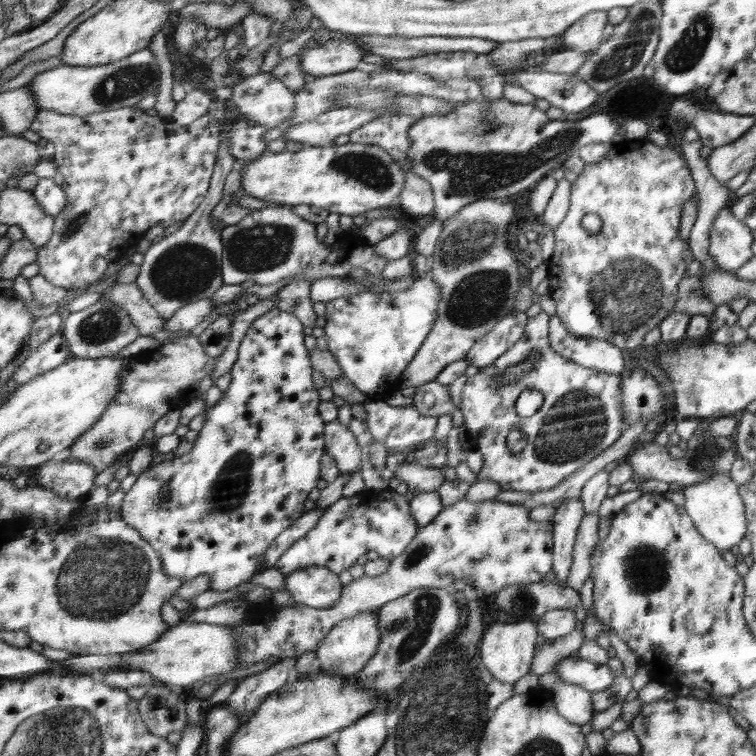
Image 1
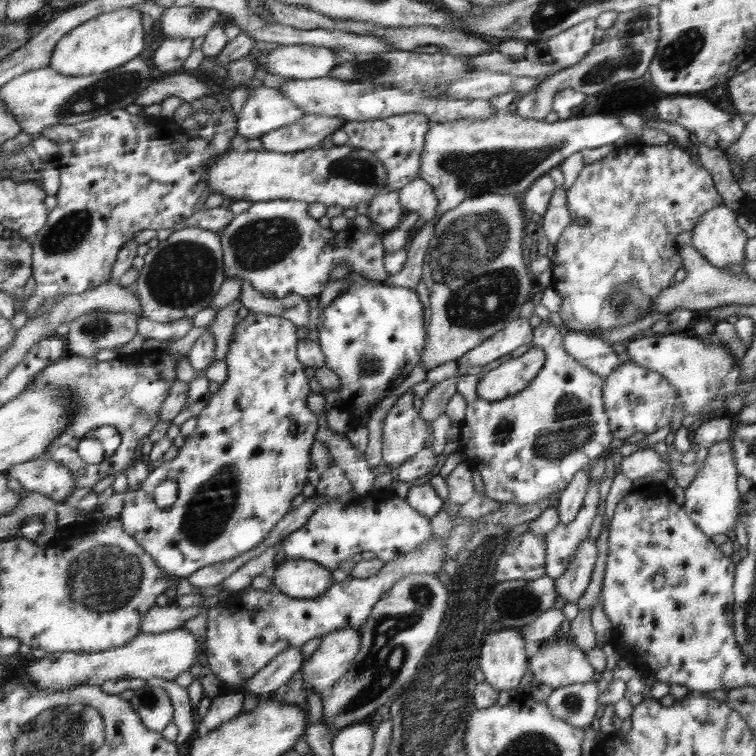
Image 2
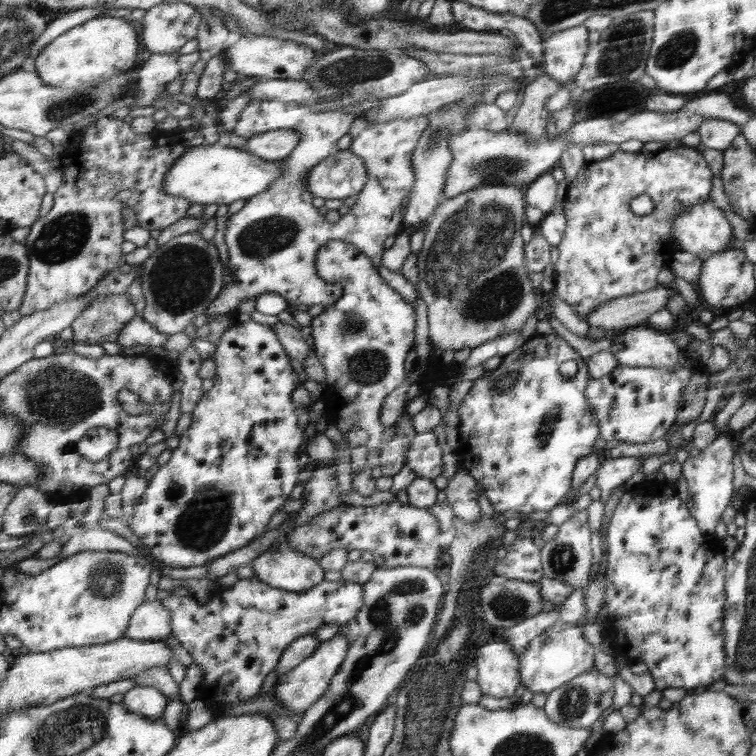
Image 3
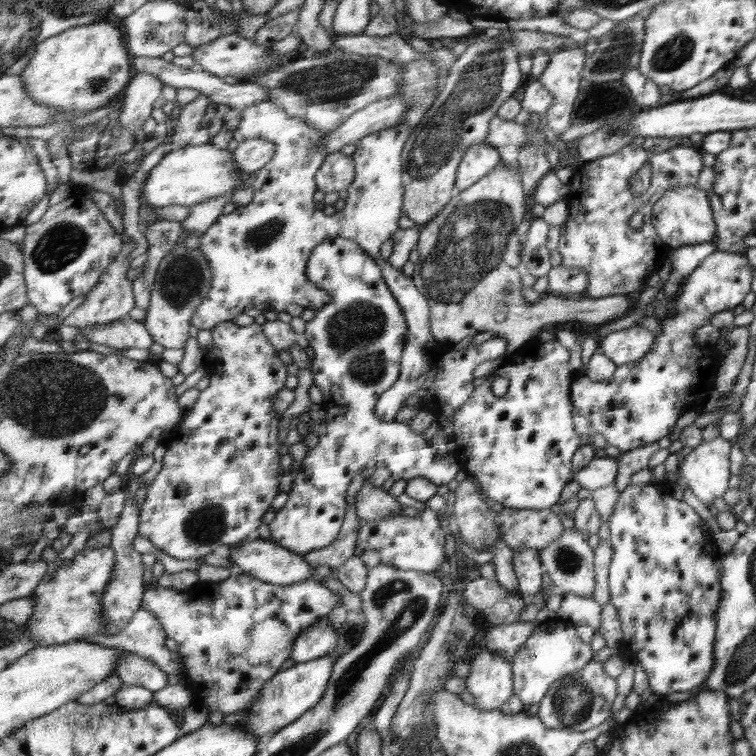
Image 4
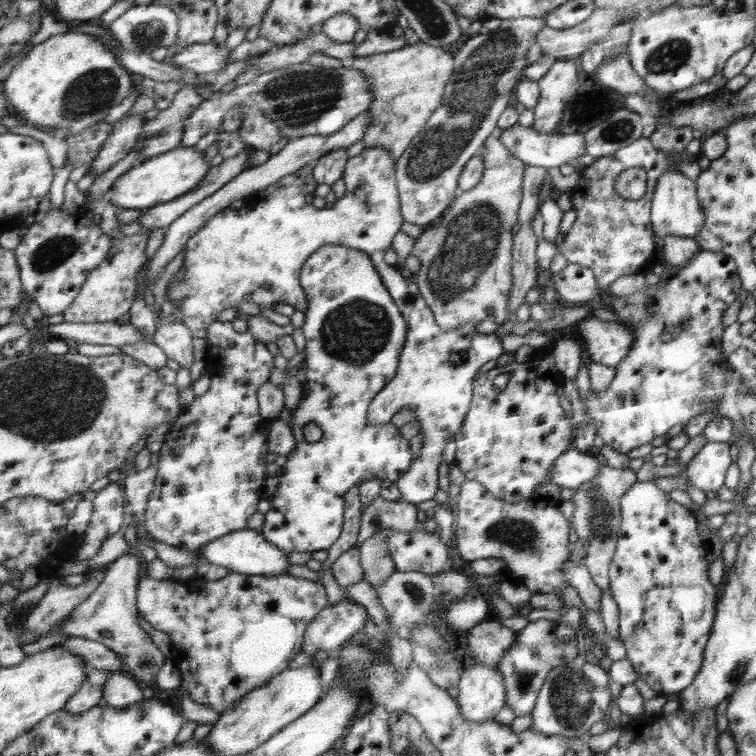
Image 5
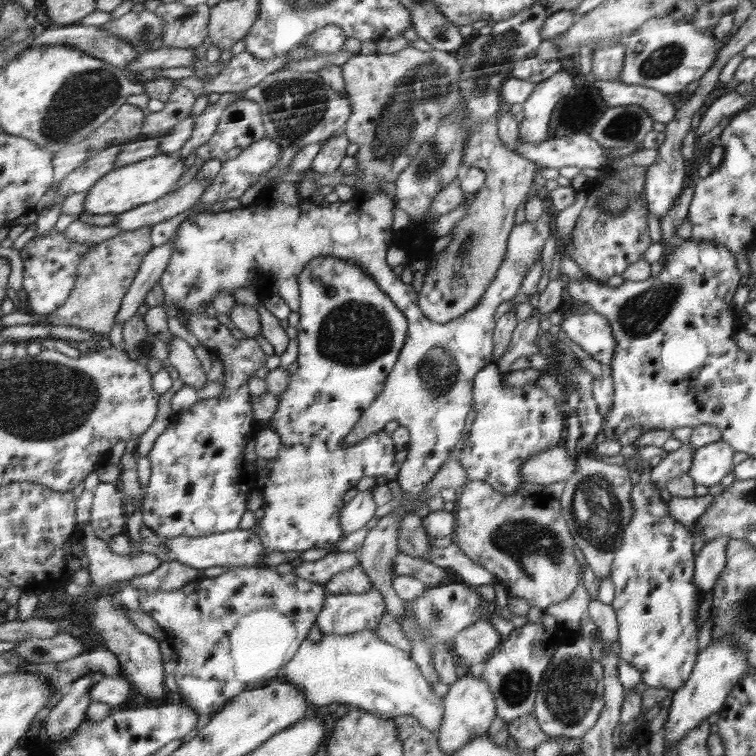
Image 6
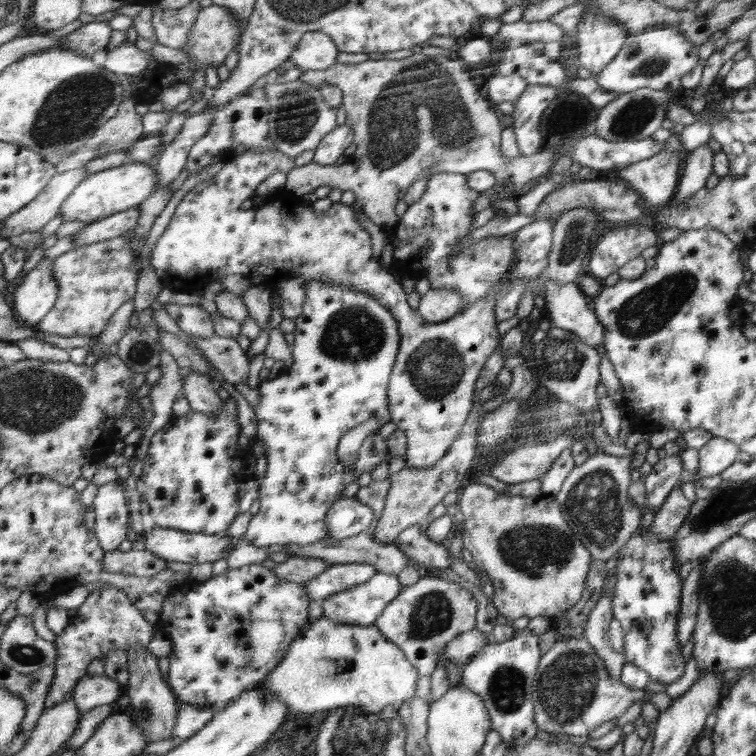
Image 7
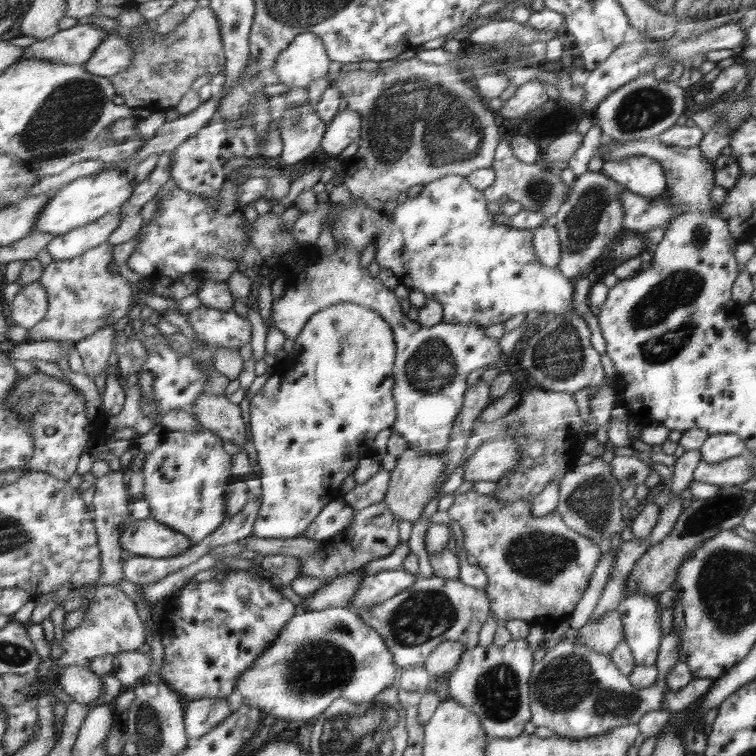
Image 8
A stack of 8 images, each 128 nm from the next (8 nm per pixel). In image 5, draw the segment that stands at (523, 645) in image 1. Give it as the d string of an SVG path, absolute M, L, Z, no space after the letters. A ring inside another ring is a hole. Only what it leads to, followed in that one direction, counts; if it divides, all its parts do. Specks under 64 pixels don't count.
M477 662L465 669L460 678L456 703L466 721L483 723L494 719L506 705L504 675L496 666Z

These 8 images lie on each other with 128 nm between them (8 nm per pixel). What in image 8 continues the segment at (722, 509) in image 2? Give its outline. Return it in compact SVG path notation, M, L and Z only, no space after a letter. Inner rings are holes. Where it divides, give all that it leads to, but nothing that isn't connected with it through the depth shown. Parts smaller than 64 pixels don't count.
M738 434L710 435L699 448L701 458L708 464L718 464L742 455L745 442Z

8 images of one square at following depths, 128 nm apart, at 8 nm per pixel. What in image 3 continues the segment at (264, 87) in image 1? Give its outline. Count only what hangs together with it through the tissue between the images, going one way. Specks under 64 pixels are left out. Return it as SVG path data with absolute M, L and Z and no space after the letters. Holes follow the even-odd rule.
M252 99L240 113L240 118L233 130L236 136L252 138L257 133L290 127L300 133L300 138L298 138L296 148L286 158L282 159L282 176L278 180L274 180L274 184L270 188L266 188L264 192L248 199L242 209L234 213L226 221L224 240L226 246L228 246L228 264L230 264L235 275L234 280L223 287L220 295L206 310L211 316L210 321L226 314L232 315L234 313L236 315L238 313L238 304L242 300L249 300L249 298L256 298L267 293L281 295L289 304L304 304L308 307L322 305L325 308L331 306L336 300L340 299L344 289L341 284L326 283L321 278L319 279L316 262L318 250L321 250L321 247L325 246L326 242L334 240L348 241L354 244L362 254L366 254L372 260L377 274L385 280L388 286L394 288L396 292L403 296L403 299L406 299L415 308L418 291L405 280L405 276L399 271L387 270L382 263L382 257L384 256L384 240L394 235L394 232L402 224L402 200L406 198L414 182L412 150L416 148L416 144L418 144L418 140L420 140L420 136L422 136L426 126L428 126L427 115L394 119L380 123L368 123L368 121L362 120L362 117L356 117L352 121L352 125L348 129L348 134L351 136L350 149L352 153L358 155L365 162L366 169L369 170L369 178L365 188L356 194L356 200L350 207L349 212L340 216L338 222L330 223L314 207L312 203L313 196L306 190L306 182L304 182L304 175L310 171L310 168L318 165L320 126L316 126L316 112L296 102Z

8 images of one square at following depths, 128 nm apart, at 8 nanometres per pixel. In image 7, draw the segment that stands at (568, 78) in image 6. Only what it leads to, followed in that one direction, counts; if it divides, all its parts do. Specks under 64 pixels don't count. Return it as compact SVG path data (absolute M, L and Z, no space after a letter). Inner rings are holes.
M530 84L524 94L515 100L512 124L520 155L532 155L542 148L542 134L538 129L540 118L558 92L556 86Z

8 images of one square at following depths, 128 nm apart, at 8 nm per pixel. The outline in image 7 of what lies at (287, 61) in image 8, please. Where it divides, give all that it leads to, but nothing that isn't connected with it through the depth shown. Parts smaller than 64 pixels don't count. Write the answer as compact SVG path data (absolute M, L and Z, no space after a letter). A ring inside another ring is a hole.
M314 31L301 37L301 42L288 60L304 70L326 70L336 63L338 53L338 46L329 34Z

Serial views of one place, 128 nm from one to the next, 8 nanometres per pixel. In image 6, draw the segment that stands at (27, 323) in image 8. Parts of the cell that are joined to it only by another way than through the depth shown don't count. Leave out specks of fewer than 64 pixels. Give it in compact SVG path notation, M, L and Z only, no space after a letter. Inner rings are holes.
M54 227L46 235L33 238L21 251L24 262L24 289L29 296L33 314L50 316L65 306L75 292L81 278L81 267L84 256L97 246L84 245L78 241L70 241L66 230L56 230Z

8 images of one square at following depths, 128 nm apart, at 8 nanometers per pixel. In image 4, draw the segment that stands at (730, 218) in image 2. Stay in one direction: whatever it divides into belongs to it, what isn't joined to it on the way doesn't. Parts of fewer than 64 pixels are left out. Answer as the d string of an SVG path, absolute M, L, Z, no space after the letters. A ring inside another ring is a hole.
M678 186L666 192L654 206L653 223L657 224L658 236L672 249L690 244L710 242L716 236L717 221L710 206L709 195L696 186Z

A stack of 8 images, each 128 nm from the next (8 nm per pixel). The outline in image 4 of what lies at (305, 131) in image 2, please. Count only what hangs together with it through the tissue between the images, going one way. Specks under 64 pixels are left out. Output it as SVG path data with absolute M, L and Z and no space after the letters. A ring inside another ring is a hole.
M258 136L242 140L232 154L234 163L240 171L248 174L257 172L274 156L274 141Z

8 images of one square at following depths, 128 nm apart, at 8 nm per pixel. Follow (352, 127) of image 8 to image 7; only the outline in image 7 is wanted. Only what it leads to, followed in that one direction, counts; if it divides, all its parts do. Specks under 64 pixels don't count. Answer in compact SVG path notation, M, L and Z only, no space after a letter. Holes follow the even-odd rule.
M345 118L336 126L332 132L328 132L313 150L313 162L322 166L334 165L344 150L353 142L354 130L348 126Z

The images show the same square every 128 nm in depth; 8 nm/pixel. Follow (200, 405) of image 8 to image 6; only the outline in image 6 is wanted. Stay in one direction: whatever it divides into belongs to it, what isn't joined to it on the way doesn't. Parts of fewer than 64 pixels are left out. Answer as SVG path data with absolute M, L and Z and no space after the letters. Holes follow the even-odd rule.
M173 336L169 342L169 350L169 360L186 384L196 390L203 388L208 380L202 369L202 362L196 354L196 348L191 347L190 342L186 342L182 336Z

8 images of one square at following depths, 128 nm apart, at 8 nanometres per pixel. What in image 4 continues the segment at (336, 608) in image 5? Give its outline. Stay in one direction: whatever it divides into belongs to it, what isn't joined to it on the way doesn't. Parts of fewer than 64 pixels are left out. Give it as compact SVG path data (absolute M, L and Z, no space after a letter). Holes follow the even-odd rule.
M327 617L320 618L316 624L309 626L294 641L290 651L292 662L303 663L335 651L338 630L332 628Z

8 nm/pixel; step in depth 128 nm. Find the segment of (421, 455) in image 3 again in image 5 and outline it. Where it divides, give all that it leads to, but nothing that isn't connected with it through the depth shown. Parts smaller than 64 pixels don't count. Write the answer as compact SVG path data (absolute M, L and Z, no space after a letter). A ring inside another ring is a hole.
M328 243L322 245L317 252L314 252L312 256L305 261L305 265L301 270L300 283L305 291L305 297L309 300L309 310L305 313L306 322L302 326L302 332L306 339L306 357L304 358L306 364L306 380L301 383L302 386L302 398L300 398L300 406L293 410L294 412L294 424L289 424L291 432L295 438L296 447L290 454L286 455L280 460L281 469L278 471L277 477L279 483L276 491L269 498L270 510L267 510L264 514L264 524L261 528L262 534L266 539L269 539L271 543L279 546L282 551L287 553L291 552L316 552L330 549L330 546L338 540L342 532L343 526L343 514L344 514L344 500L345 494L354 485L358 485L362 482L362 478L366 472L370 473L372 477L380 477L381 479L387 479L396 481L398 478L404 476L404 472L408 472L408 468L411 468L414 464L414 460L420 456L420 450L410 449L410 439L402 437L400 433L400 427L391 423L384 425L368 425L367 420L369 415L369 407L373 403L373 398L381 392L382 388L386 386L386 383L396 376L396 370L398 368L399 357L402 353L406 338L407 338L407 321L404 320L400 310L396 307L394 300L388 293L388 289L384 284L384 280L381 278L380 272L374 266L372 259L369 258L369 254L366 251L358 250L354 247L348 247L345 244ZM314 422L318 425L318 428L322 430L322 437L317 442L309 442L304 439L304 426Z

